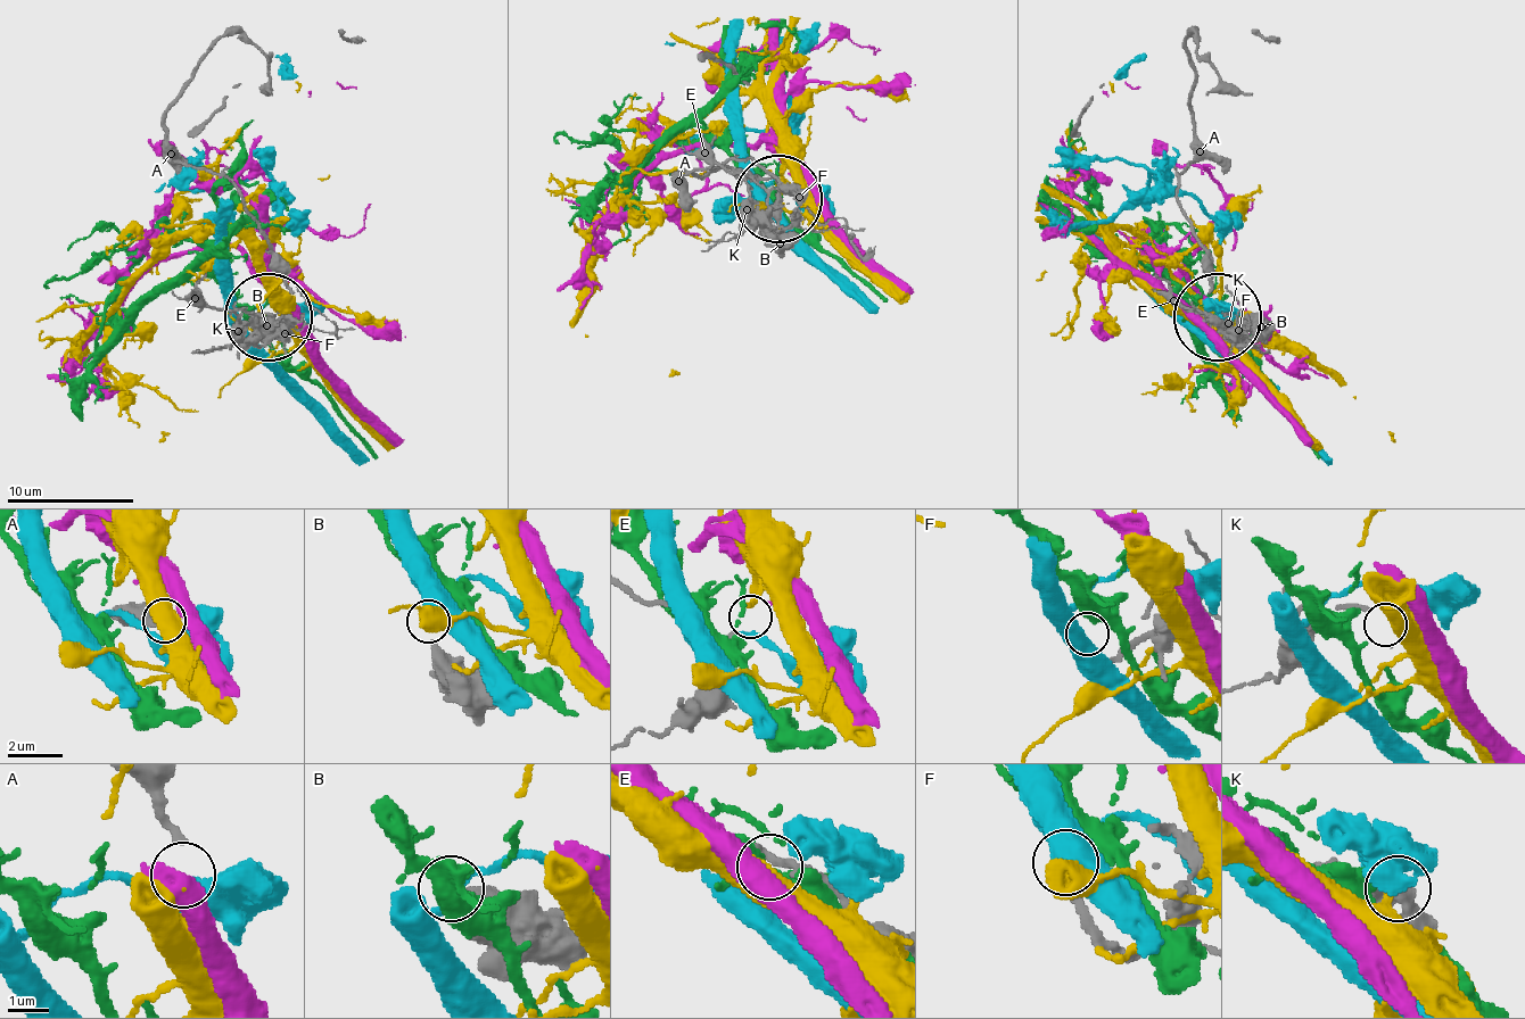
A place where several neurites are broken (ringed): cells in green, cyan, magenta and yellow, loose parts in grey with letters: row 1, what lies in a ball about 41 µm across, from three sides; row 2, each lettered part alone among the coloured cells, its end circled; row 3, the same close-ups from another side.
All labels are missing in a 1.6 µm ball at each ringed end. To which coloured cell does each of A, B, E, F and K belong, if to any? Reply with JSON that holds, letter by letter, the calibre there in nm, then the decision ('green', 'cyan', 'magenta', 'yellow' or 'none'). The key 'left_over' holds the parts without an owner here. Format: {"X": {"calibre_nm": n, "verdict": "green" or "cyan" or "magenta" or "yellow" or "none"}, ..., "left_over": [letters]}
{"A": {"calibre_nm": 190, "verdict": "none"}, "B": {"calibre_nm": 380, "verdict": "cyan"}, "E": {"calibre_nm": 160, "verdict": "magenta"}, "F": {"calibre_nm": 180, "verdict": "none"}, "K": {"calibre_nm": 180, "verdict": "yellow"}, "left_over": ["A", "F"]}

